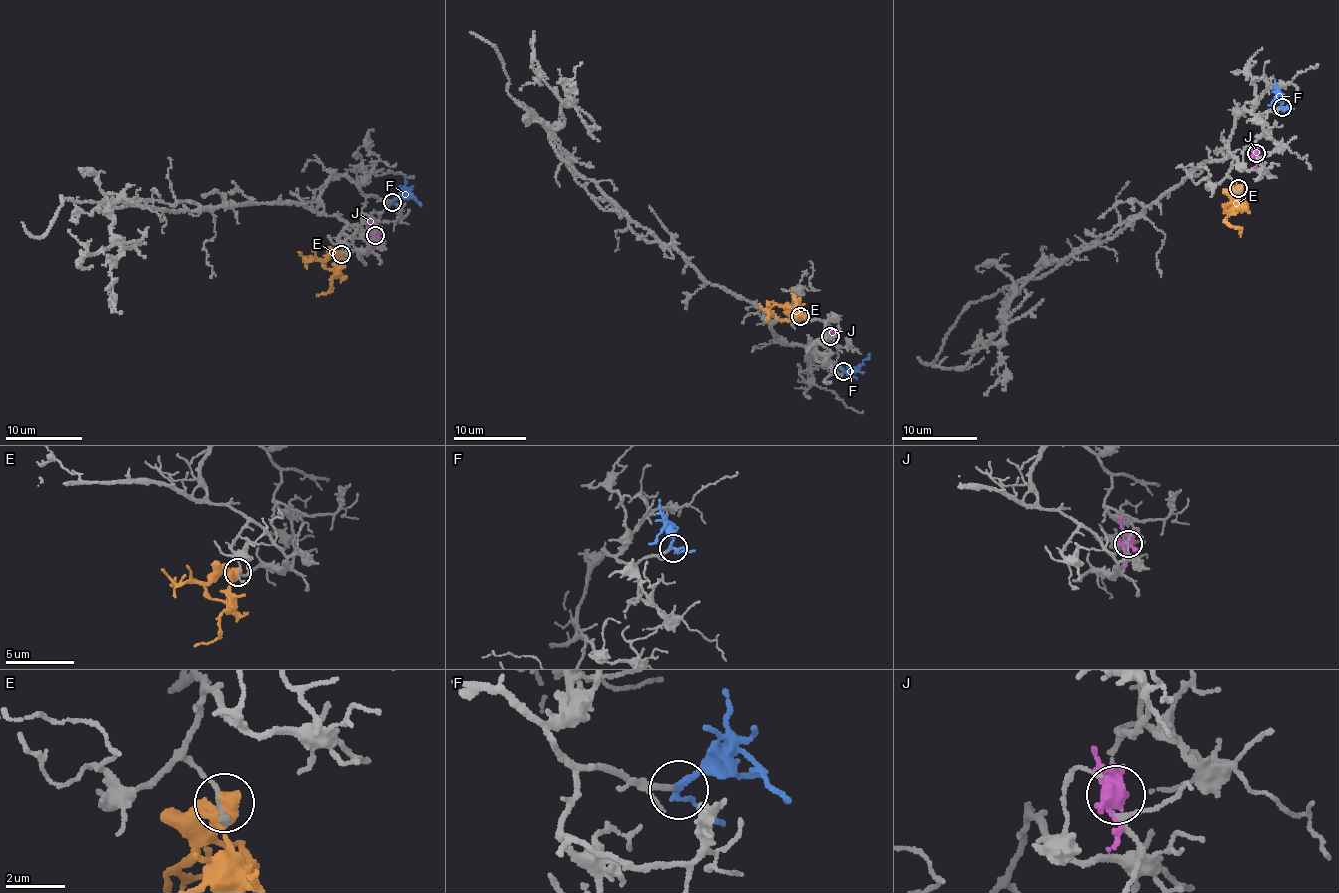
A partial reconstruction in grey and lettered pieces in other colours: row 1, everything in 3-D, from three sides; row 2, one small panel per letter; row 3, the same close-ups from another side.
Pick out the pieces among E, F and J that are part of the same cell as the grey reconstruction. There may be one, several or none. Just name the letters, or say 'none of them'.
F

